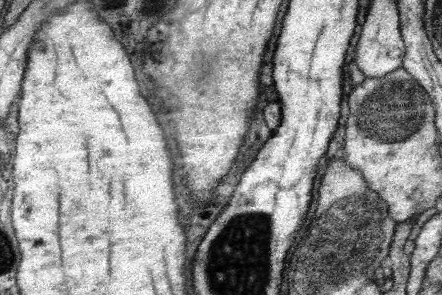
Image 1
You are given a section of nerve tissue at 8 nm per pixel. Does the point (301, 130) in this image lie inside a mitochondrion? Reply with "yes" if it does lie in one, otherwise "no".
no

